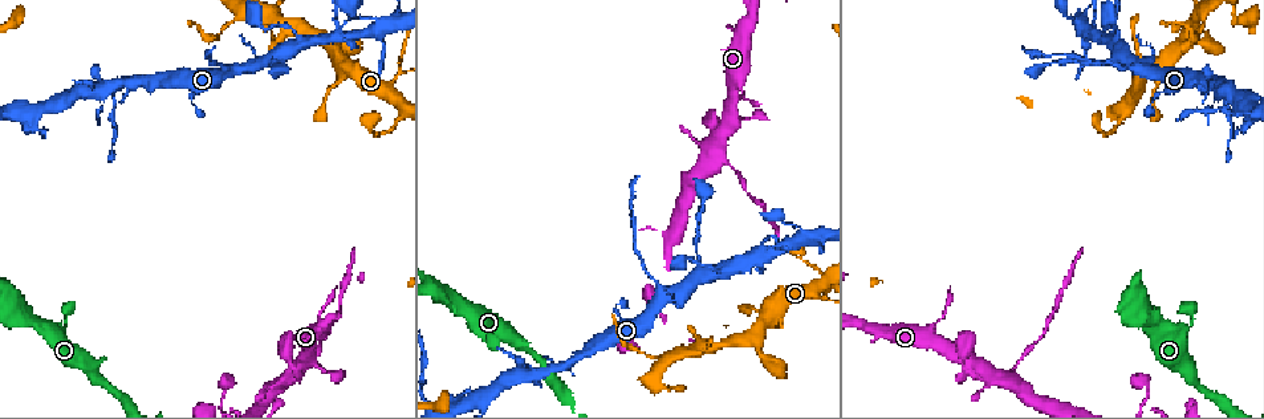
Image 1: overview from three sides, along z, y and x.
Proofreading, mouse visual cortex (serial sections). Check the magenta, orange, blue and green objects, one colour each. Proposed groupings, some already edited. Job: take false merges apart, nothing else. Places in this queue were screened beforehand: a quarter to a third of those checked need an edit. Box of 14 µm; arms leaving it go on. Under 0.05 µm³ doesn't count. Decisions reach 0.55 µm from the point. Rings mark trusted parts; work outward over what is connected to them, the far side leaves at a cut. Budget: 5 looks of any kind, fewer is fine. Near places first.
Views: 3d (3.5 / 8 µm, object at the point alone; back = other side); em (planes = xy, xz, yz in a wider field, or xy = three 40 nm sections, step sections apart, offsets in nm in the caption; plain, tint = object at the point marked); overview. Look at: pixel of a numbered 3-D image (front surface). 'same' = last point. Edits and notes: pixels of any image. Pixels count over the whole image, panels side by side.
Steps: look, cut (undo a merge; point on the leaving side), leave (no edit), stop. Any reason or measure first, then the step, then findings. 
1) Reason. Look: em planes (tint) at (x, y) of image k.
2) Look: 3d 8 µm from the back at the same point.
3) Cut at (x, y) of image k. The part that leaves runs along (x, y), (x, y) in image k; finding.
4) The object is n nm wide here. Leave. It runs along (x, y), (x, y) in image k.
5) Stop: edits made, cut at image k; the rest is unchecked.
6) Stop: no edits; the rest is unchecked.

Sudden change in width. Look: 3d 8 µm at (1120, 69) of image 1.

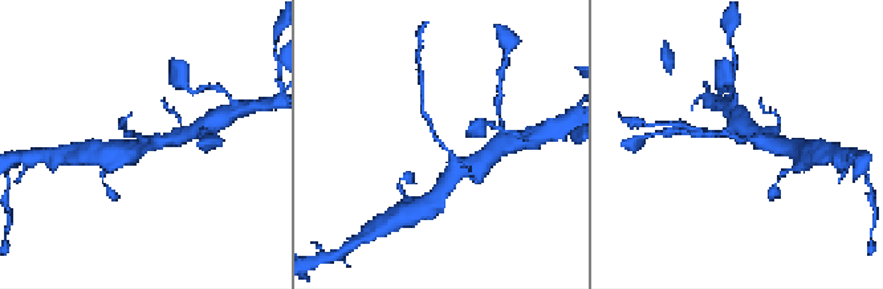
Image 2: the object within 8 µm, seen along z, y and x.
Closer look. Look: 3d 3.5 µm from the back at (144, 142) of image 2.

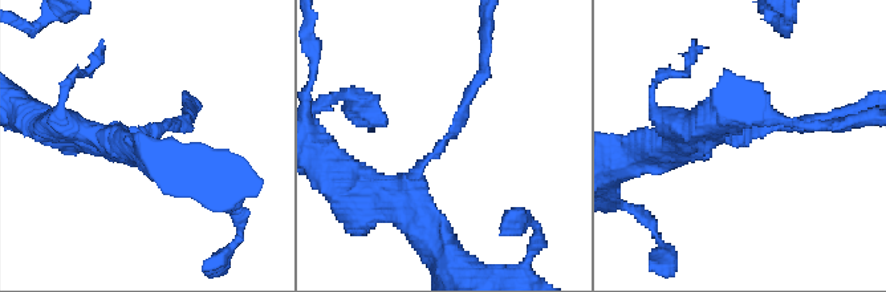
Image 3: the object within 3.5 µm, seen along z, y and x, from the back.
Now the EM. Look: em planes (tint) at (444, 143) of image 3.

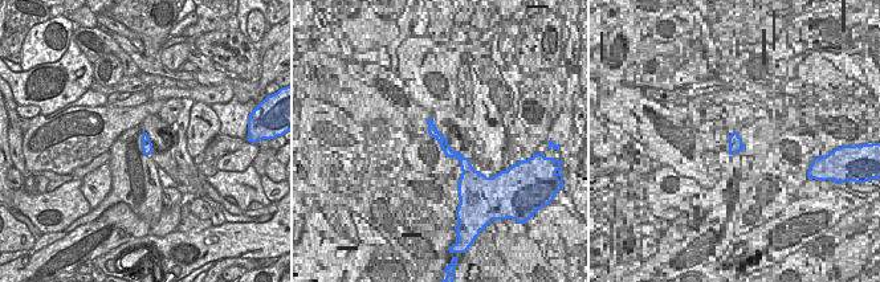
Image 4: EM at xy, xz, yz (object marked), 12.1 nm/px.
The arms are 150, 350 nm wide. Cut at (458, 122) of image 3. The part that leaves runs along (430, 157), (459, 124), (487, 48) in image 3; a second cell is stuck on.

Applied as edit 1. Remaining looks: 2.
Sharp bend. Look: 3d 8 µm from the back at (1004, 372) of image 1.

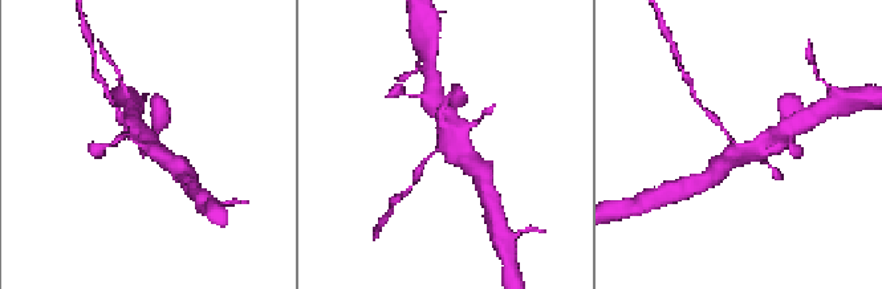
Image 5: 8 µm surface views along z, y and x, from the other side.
Now the EM. Look: em xy step 5 (tint) at (445, 143) of image 5.

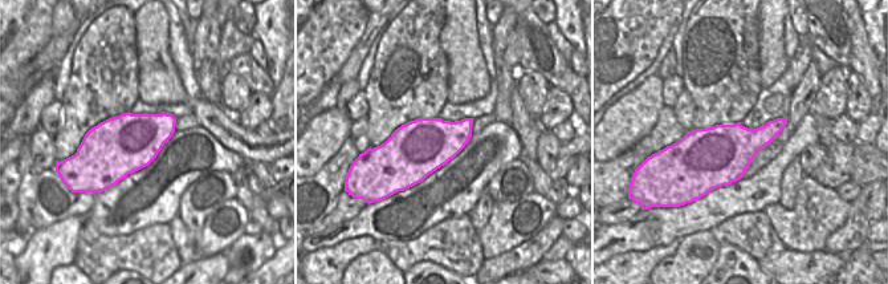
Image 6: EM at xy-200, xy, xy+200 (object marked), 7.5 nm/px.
Cut at (418, 171) of image 5. The part that leaves runs along (430, 157), (406, 191) in image 5; a second cell is stuck on.

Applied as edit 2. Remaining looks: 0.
Stop: edits made, cut at image 3, cut at image 5; the rest is unchecked.

